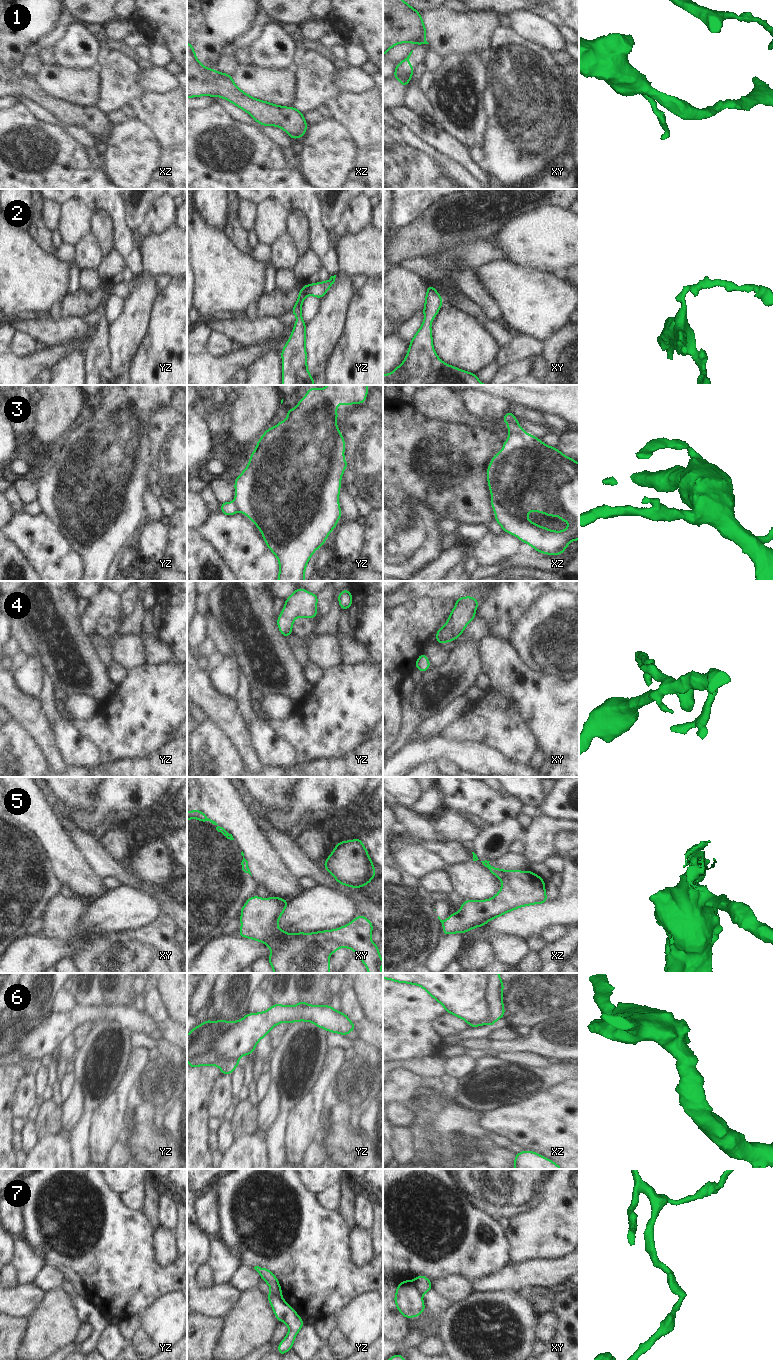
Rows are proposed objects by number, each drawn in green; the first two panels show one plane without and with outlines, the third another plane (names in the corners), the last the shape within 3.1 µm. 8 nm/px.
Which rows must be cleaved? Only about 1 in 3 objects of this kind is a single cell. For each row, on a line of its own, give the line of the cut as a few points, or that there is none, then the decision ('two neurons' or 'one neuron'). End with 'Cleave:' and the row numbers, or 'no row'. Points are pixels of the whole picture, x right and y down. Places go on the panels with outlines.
1: xy (425, 40), (420, 44) | two neurons
2: no cut | one neuron
3: xz (525, 432), (509, 434) | two neurons
4: no cut | one neuron
5: xz (446, 920), (443, 931) | two neurons
6: xz (489, 974), (486, 980), (485, 1001), (489, 1019), (494, 1022) | two neurons
7: xy (412, 1281), (421, 1296) | two neurons
Cleave: 1, 3, 5, 6, 7

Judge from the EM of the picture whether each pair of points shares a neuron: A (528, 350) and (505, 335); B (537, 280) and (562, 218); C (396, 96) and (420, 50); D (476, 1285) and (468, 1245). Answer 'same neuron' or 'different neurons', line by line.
A: different neurons
B: different neurons
C: same neuron
D: different neurons

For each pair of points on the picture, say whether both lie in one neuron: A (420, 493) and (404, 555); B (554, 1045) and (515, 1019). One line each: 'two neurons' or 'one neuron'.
A: two neurons
B: two neurons

